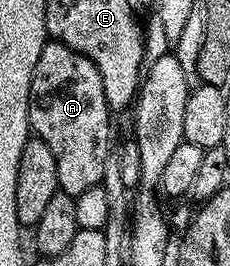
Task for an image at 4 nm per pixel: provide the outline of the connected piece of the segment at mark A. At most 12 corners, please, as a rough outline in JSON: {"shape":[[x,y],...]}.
{"shape":[[48,39],[33,70],[31,132],[59,191],[103,183],[113,113],[85,54]]}

